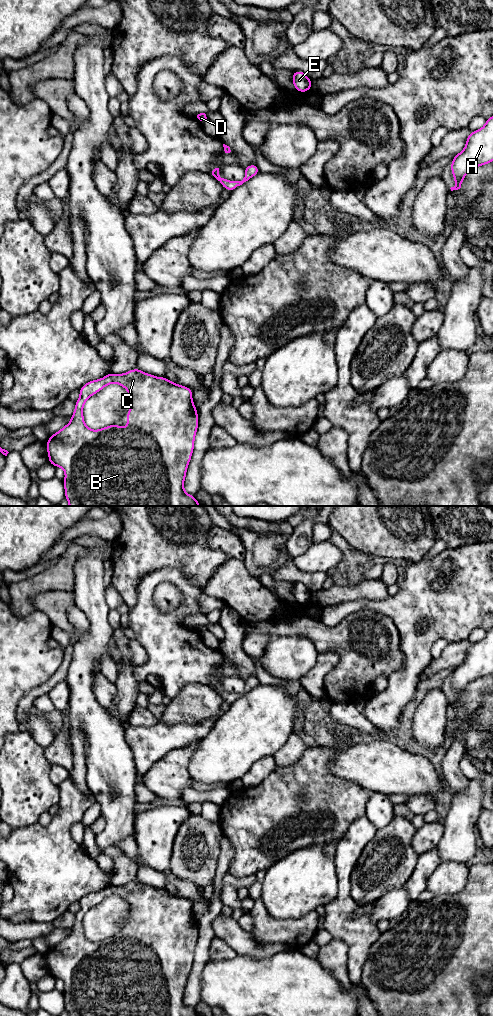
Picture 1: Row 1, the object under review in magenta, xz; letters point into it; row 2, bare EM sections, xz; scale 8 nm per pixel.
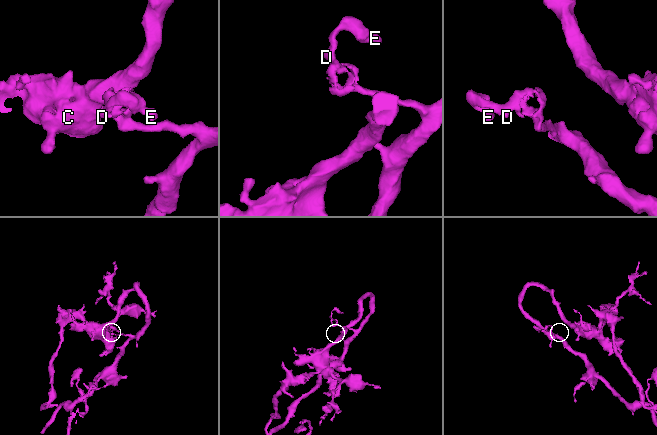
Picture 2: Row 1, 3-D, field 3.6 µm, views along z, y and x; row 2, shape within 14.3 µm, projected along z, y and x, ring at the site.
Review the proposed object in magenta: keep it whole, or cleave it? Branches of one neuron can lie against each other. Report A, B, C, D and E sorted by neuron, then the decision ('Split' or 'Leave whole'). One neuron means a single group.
Groups: A B C D E. Leave whole

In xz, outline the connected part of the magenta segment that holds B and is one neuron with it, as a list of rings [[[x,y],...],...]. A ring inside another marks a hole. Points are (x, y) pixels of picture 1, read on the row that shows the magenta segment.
[[[136,368],[124,374],[108,373],[104,378],[87,382],[79,392],[80,397],[75,402],[71,421],[50,435],[46,442],[48,463],[65,471],[65,498],[69,506],[201,506],[195,496],[184,490],[184,480],[198,429],[198,412],[192,400],[193,391],[189,387]],[[112,383],[121,385],[129,392],[132,409],[127,411],[128,426],[113,424],[91,430],[85,425],[83,406],[92,395]]]

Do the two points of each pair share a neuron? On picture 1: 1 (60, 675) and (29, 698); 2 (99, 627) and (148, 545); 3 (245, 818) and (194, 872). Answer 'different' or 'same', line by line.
1: same
2: different
3: different

